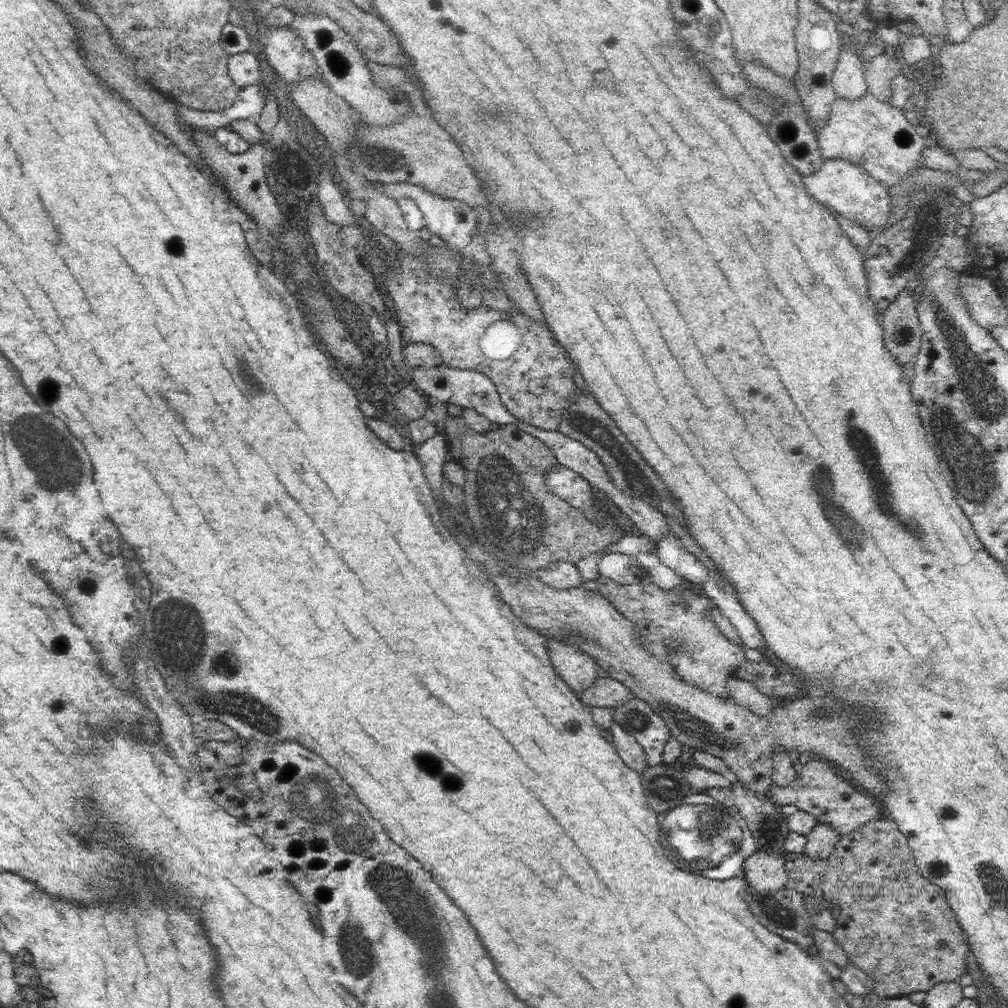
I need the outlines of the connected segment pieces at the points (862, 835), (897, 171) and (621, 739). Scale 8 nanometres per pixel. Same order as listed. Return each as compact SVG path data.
M872 820L866 824L855 828L848 834L843 834L836 843L834 850L828 854L825 859L812 859L806 854L797 855L793 861L786 863L788 873L788 888L796 890L803 894L804 897L811 898L812 894L816 896L823 894L832 904L836 910L837 926L836 940L838 944L844 949L849 962L851 962L858 969L862 969L874 983L875 994L881 998L894 997L899 995L908 995L911 992L928 992L934 984L938 982L952 982L959 980L960 976L966 974L966 957L969 954L969 944L967 943L965 932L958 922L956 916L952 912L946 897L941 890L933 882L930 882L924 875L920 874L918 865L914 860L912 849L909 847L909 840L900 832L898 825L894 820Z
M867 92L858 100L846 100L837 96L826 122L814 127L818 149L826 160L842 158L860 163L872 177L887 187L896 187L897 182L912 170L926 166L920 158L929 141L918 134L916 124L911 121L912 117L903 109L880 102Z
M613 720L609 729L614 738L613 745L618 751L622 761L624 761L633 771L640 774L646 770L646 755L643 747L636 741L633 734L629 734L622 725Z

